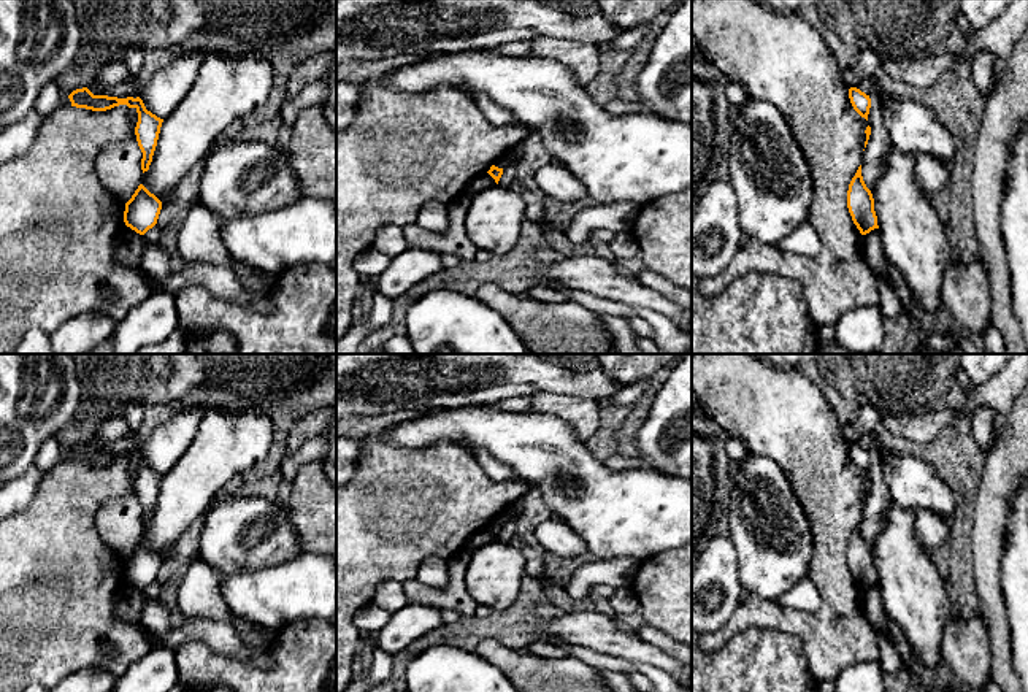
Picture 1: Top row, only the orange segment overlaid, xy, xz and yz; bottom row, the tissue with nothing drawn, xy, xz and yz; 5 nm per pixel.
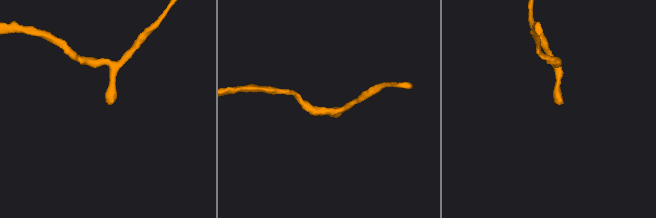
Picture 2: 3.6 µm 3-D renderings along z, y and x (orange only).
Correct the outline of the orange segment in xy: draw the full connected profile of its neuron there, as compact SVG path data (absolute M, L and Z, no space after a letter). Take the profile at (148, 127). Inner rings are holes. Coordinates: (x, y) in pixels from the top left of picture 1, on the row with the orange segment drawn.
M82 87L73 90L68 98L71 102L71 106L86 108L92 111L106 111L119 105L135 108L138 113L135 135L138 146L143 152L141 170L143 173L149 170L163 119L148 111L140 97L117 98L108 95L94 95L87 87Z

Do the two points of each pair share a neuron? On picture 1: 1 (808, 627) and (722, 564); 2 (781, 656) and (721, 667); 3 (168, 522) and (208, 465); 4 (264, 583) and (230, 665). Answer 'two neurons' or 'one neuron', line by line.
1: two neurons
2: one neuron
3: one neuron
4: two neurons

